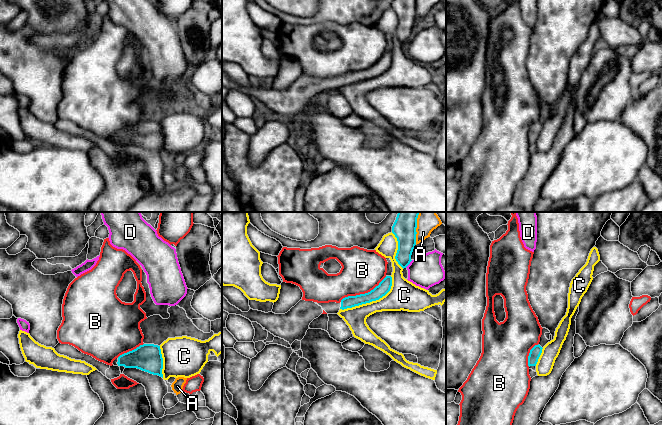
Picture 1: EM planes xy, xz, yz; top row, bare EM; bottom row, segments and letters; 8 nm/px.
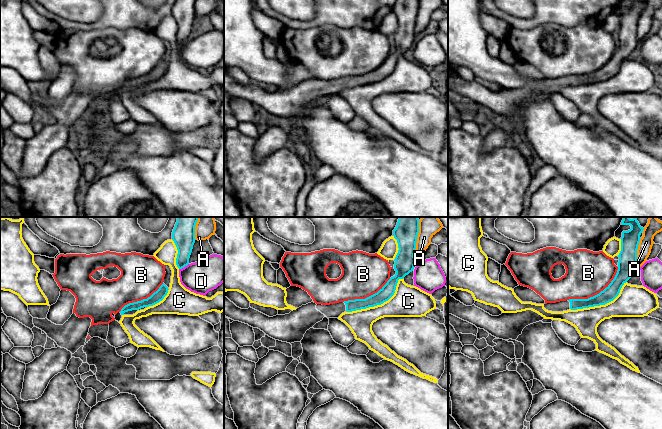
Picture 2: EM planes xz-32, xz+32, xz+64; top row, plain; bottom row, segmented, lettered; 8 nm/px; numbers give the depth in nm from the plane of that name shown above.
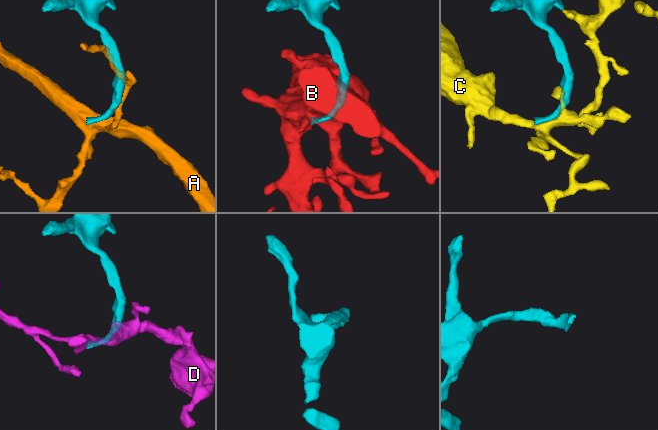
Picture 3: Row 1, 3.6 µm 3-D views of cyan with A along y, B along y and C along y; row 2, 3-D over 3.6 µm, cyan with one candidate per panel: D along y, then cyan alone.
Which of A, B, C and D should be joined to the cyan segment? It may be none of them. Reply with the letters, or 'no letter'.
no letter

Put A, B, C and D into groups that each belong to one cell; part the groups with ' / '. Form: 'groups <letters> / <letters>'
groups A / B / C / D

